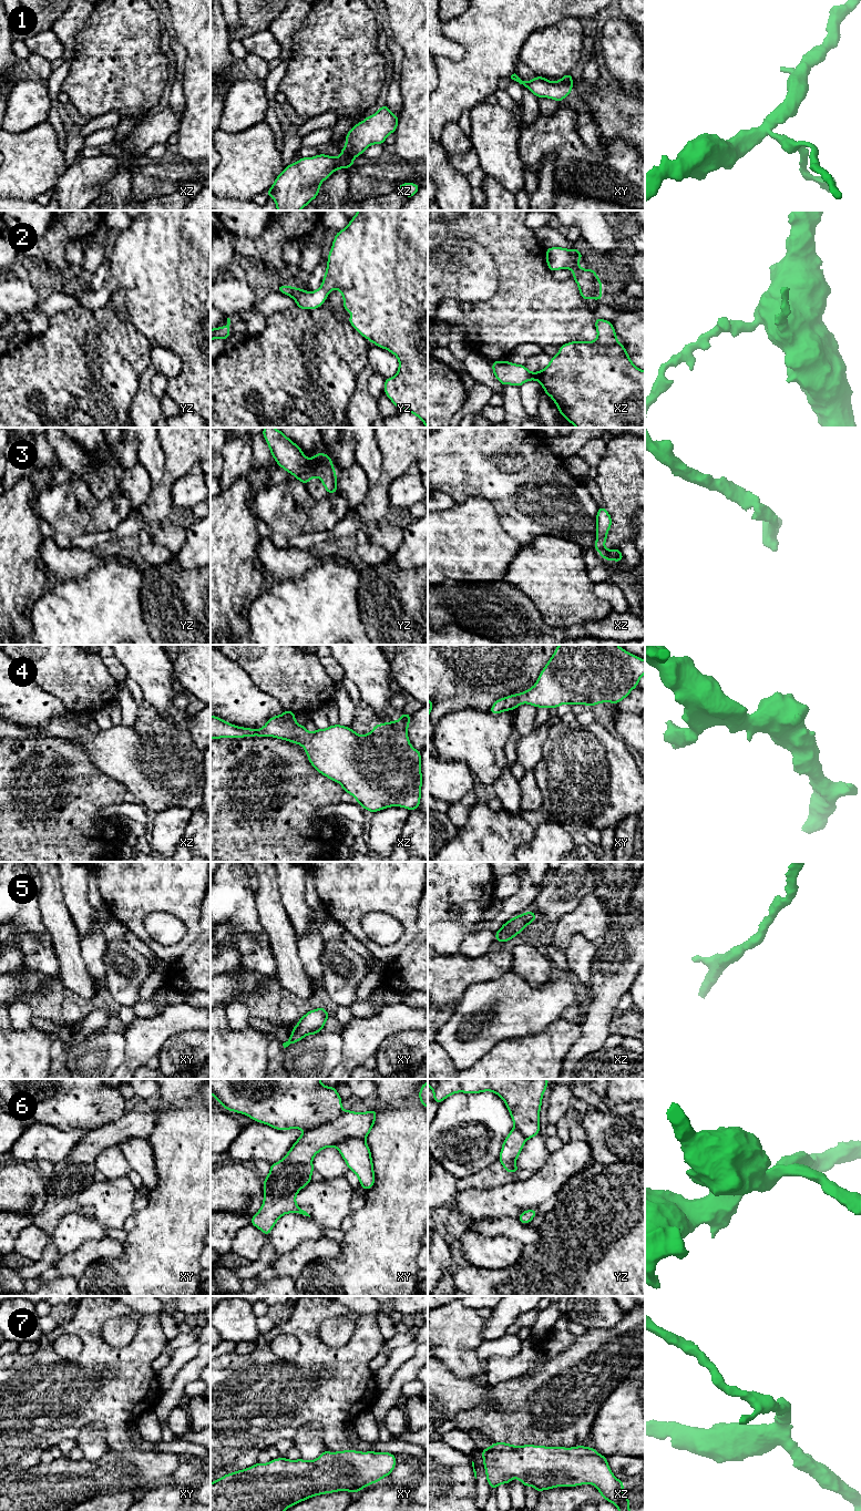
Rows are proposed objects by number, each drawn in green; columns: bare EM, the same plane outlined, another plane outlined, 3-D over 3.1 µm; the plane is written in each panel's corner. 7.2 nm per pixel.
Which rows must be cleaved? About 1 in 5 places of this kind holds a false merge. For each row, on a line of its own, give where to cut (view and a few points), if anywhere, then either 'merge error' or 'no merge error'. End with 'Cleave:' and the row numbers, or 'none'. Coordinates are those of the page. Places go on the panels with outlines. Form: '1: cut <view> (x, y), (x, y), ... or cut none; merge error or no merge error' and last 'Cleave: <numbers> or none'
1: cut xy (561, 79), (571, 82); merge error
2: cut none; no merge error
3: cut none; no merge error
4: cut none; no merge error
5: cut none; no merge error
6: cut xy (342, 1110), (334, 1120), (326, 1121), (305, 1132); merge error
7: cut none; no merge error
Cleave: 1, 6

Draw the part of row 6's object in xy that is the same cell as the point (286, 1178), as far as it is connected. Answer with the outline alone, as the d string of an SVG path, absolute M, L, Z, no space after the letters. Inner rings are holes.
M342 1110L340 1117L331 1122L326 1122L317 1128L304 1132L293 1144L288 1153L276 1163L270 1164L269 1174L264 1180L264 1201L259 1211L252 1216L250 1224L259 1229L264 1234L270 1235L276 1222L287 1213L310 1215L296 1204L297 1193L311 1182L314 1157L325 1148L337 1147L347 1139L366 1140L376 1122L377 1112L353 1112Z

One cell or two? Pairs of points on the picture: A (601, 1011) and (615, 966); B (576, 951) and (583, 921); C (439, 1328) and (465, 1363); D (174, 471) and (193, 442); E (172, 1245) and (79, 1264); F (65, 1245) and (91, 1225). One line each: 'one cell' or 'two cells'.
A: one cell
B: two cells
C: one cell
D: one cell
E: two cells
F: one cell

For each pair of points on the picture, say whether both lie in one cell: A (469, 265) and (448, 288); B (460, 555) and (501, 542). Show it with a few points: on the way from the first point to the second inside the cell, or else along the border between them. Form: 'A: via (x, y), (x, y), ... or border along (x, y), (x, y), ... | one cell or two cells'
A: via (463, 270), (451, 283) | one cell
B: via (470, 547), (491, 547) | one cell

